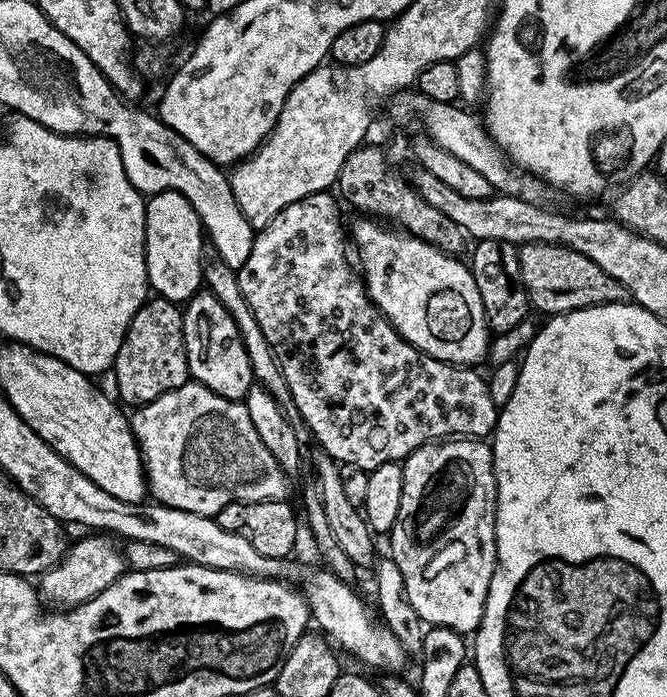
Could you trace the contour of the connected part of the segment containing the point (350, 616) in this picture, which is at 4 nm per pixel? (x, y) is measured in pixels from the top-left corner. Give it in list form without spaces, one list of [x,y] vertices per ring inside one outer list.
[[[323,566],[310,569],[301,578],[300,584],[298,583],[299,591],[308,603],[308,610],[315,627],[327,636],[329,641],[335,642],[341,649],[344,647],[350,655],[357,656],[368,668],[381,668],[381,673],[384,674],[399,673],[401,671],[399,668],[406,659],[404,647],[384,623],[377,622],[374,616],[372,621],[367,606],[352,587],[349,581],[340,580]]]

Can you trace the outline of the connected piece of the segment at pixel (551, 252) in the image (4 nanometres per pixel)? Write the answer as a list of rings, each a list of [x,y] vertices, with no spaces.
[[[525,244],[520,248],[520,273],[524,289],[528,292],[528,303],[544,314],[573,312],[599,304],[618,304],[629,299],[628,291],[602,266],[590,262],[586,254],[570,250],[557,244]]]

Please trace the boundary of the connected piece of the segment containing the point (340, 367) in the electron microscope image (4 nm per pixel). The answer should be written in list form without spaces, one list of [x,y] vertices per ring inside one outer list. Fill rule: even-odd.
[[[331,191],[326,192],[315,192],[314,194],[310,194],[306,198],[302,198],[298,202],[290,202],[290,206],[286,206],[283,208],[281,212],[277,216],[275,216],[271,222],[262,229],[259,229],[255,233],[254,239],[252,241],[252,249],[250,250],[250,254],[246,258],[246,262],[239,268],[237,271],[236,277],[238,278],[238,286],[242,290],[242,294],[246,298],[246,302],[250,306],[250,310],[254,314],[254,318],[258,322],[258,326],[262,326],[262,334],[266,334],[266,342],[270,342],[270,346],[272,347],[272,352],[276,356],[276,361],[280,364],[280,369],[282,370],[282,374],[286,378],[286,386],[290,386],[290,394],[294,398],[294,406],[298,410],[298,414],[300,415],[301,420],[303,420],[304,425],[308,428],[311,439],[313,441],[317,440],[320,445],[318,445],[319,451],[325,452],[328,456],[336,456],[338,450],[336,450],[336,436],[338,439],[344,443],[344,448],[348,452],[339,453],[338,460],[340,464],[349,464],[350,466],[358,466],[359,468],[366,469],[374,469],[378,466],[382,466],[386,462],[390,462],[391,460],[397,462],[403,462],[403,460],[409,456],[414,450],[418,450],[423,444],[431,444],[433,442],[439,442],[442,440],[447,440],[449,438],[456,437],[464,437],[464,438],[488,438],[493,435],[495,426],[496,426],[496,417],[498,415],[498,405],[492,401],[490,398],[490,390],[488,389],[487,379],[482,375],[479,376],[479,371],[473,370],[468,366],[457,366],[454,364],[447,364],[445,360],[435,360],[434,357],[428,356],[424,352],[420,352],[417,350],[410,342],[406,342],[402,337],[400,337],[400,333],[396,331],[395,328],[389,324],[388,320],[382,313],[380,309],[376,307],[375,304],[372,303],[371,298],[368,296],[367,287],[362,279],[361,273],[357,271],[354,267],[353,261],[352,264],[348,261],[348,252],[344,249],[344,240],[346,244],[346,224],[344,228],[344,224],[340,221],[340,208],[336,205],[337,197],[333,195]],[[336,328],[376,328],[373,332],[356,332],[353,336],[348,336],[344,340],[344,345],[341,348],[336,348]]]

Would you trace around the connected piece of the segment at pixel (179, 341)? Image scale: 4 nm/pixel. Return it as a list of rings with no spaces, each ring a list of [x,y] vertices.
[[[149,298],[134,314],[116,355],[114,373],[119,399],[125,405],[143,406],[162,394],[189,383],[188,363],[184,349],[184,313],[173,301]]]

